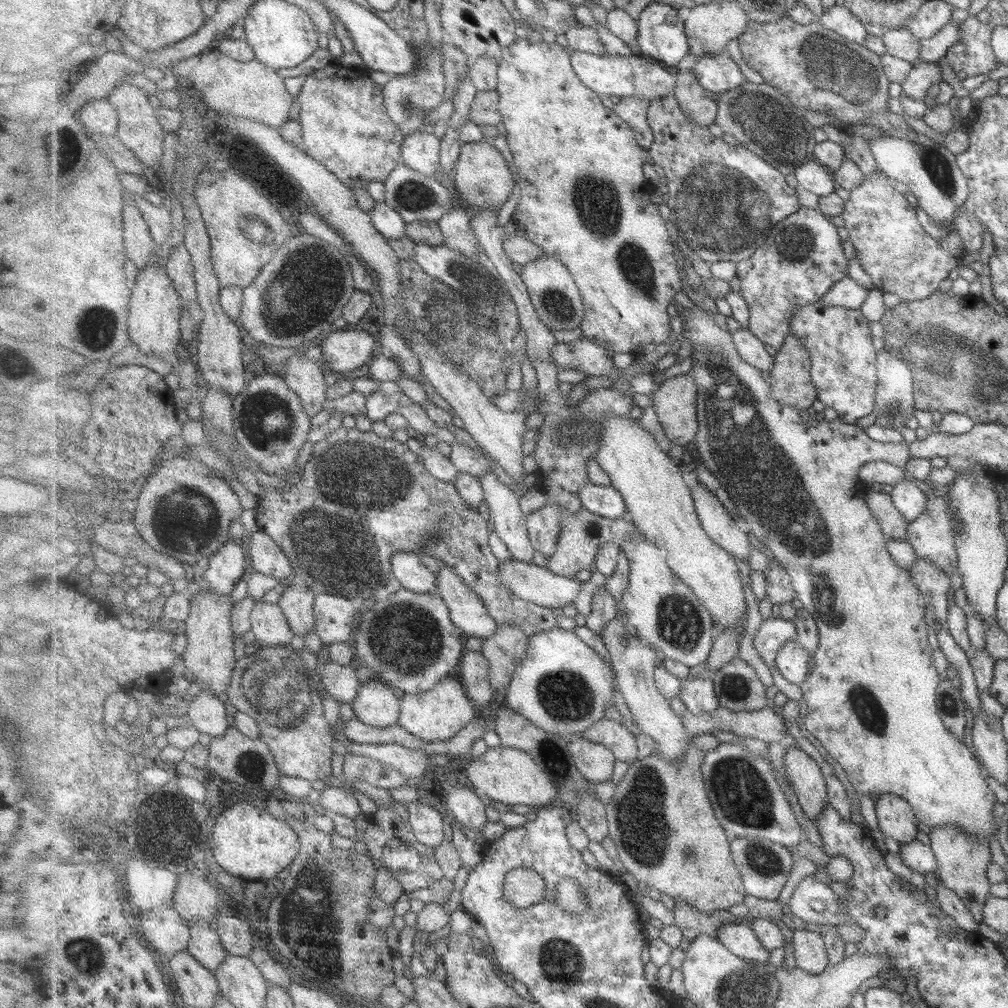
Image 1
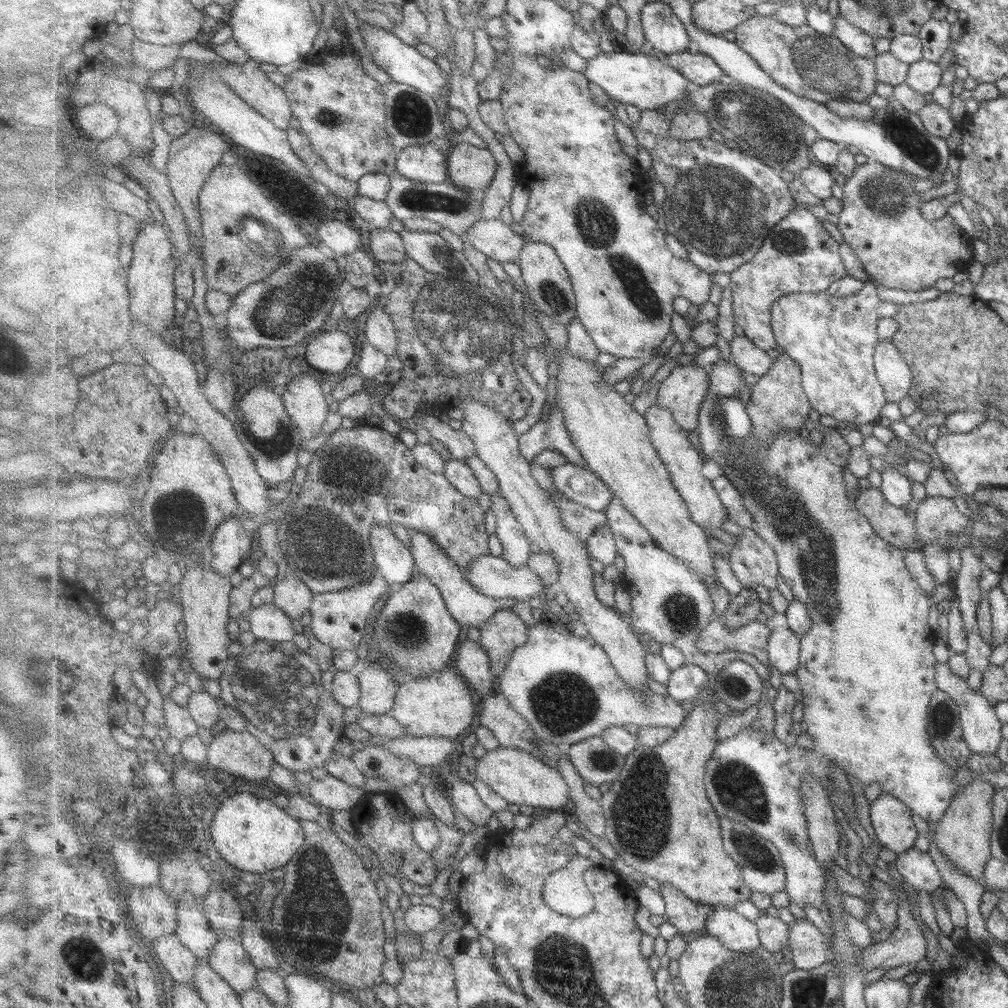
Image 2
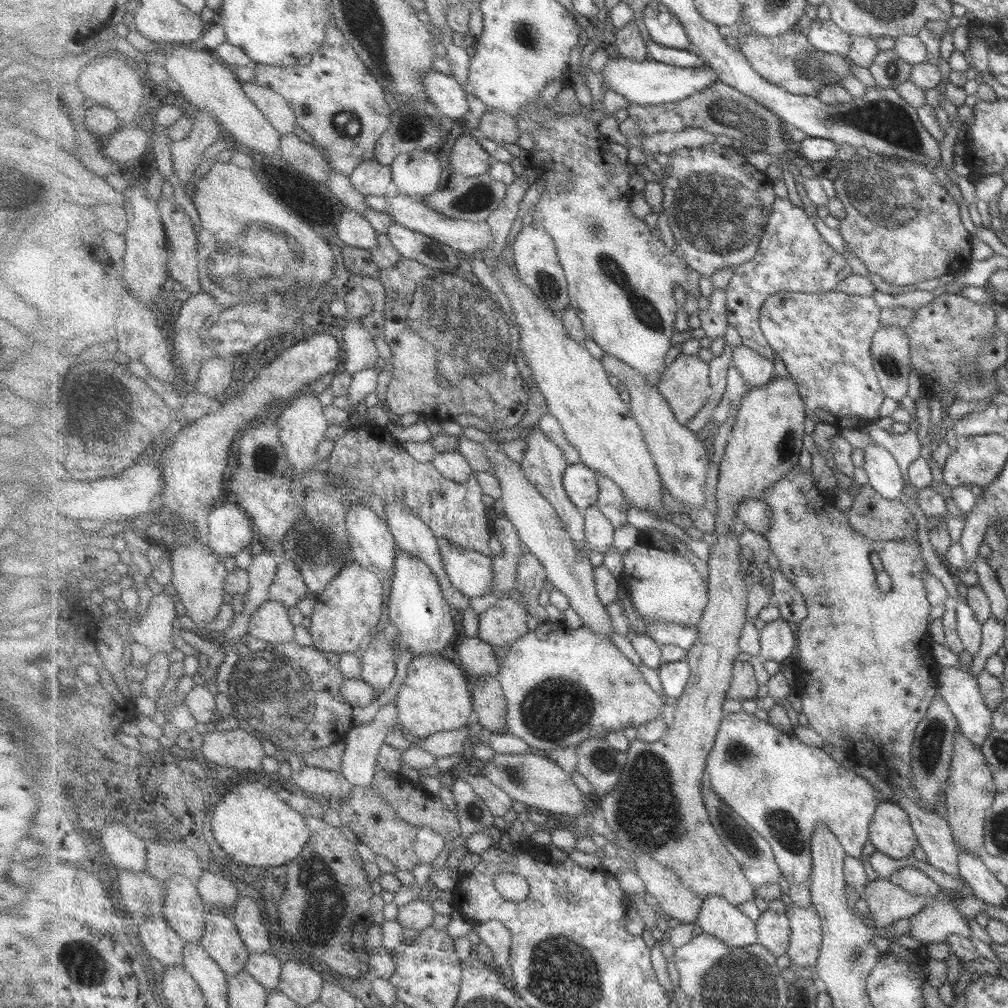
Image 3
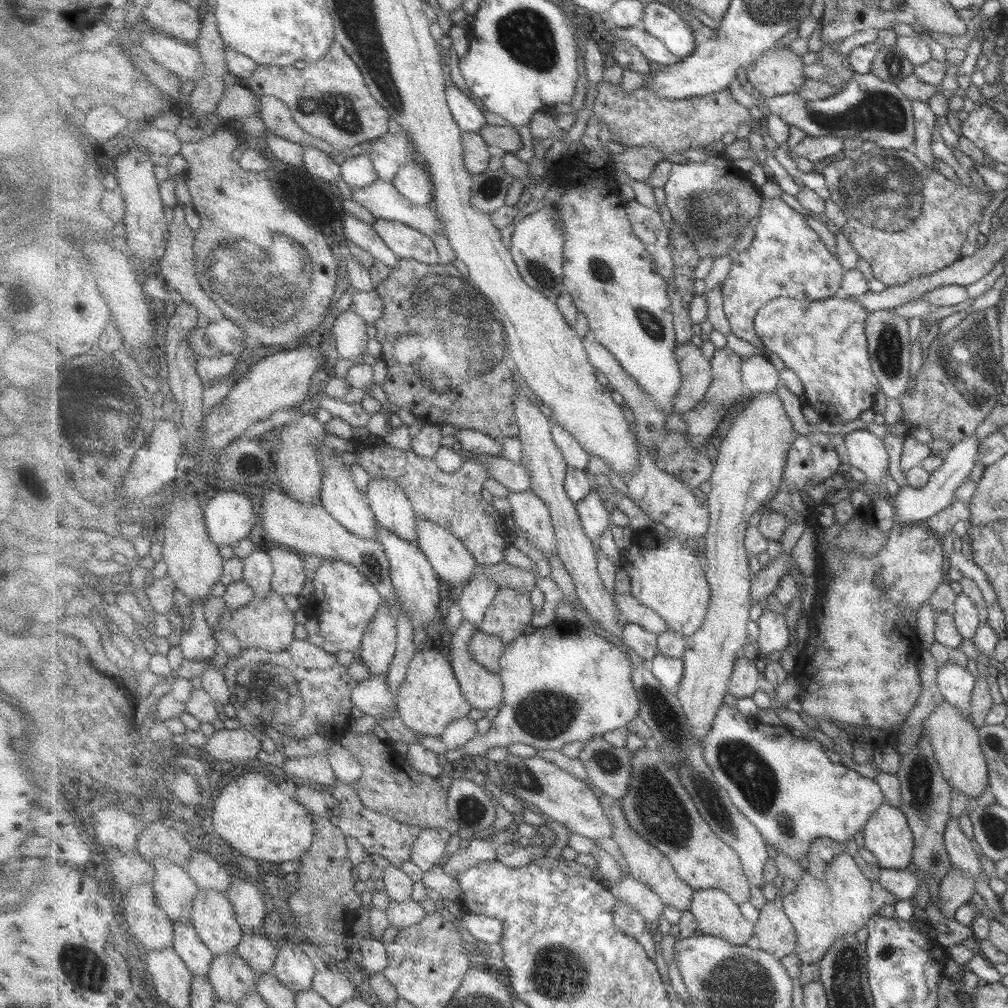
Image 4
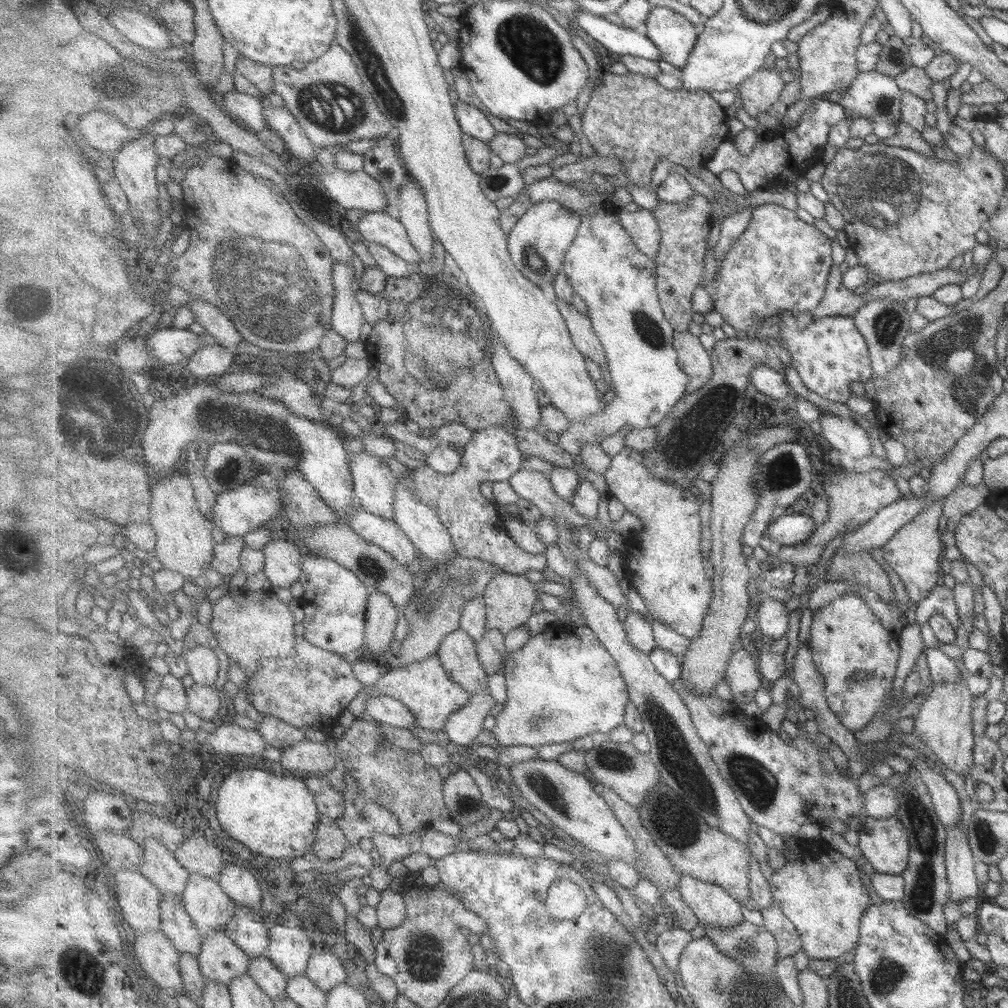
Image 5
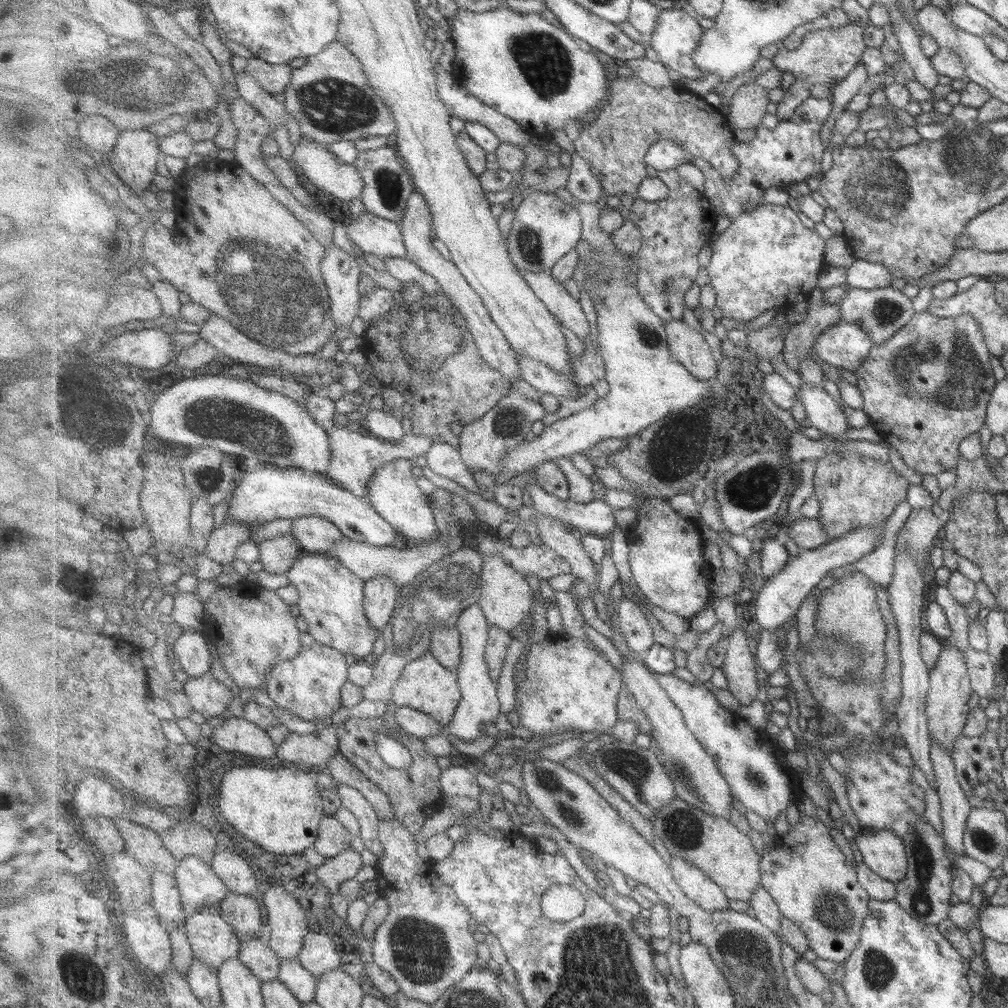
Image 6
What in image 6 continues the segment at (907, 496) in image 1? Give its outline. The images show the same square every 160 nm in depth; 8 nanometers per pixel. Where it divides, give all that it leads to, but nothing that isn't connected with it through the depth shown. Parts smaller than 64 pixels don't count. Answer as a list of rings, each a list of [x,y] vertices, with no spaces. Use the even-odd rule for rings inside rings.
[[[800,380],[799,401],[802,402],[806,416],[813,426],[827,437],[841,438],[849,432],[849,420],[841,406],[831,398],[825,388],[809,385]]]

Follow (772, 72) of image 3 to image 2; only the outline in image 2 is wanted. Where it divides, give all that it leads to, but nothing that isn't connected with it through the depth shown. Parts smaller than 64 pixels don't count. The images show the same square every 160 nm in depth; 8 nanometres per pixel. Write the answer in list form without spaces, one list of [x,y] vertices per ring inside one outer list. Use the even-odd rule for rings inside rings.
[[[753,15],[749,20],[740,24],[735,30],[736,41],[766,69],[768,73],[783,88],[794,92],[797,96],[827,103],[831,100],[849,100],[851,102],[867,102],[869,96],[877,90],[878,73],[874,59],[863,58],[855,54],[842,43],[834,34],[818,33],[807,23],[794,27],[777,20],[775,16]]]

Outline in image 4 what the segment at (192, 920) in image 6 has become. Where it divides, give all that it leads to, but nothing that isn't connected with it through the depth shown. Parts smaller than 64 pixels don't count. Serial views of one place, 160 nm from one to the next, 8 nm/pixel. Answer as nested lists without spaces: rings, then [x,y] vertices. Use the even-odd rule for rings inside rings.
[[[237,951],[215,956],[208,978],[216,990],[218,1000],[238,1006],[246,994],[258,992],[258,975]]]

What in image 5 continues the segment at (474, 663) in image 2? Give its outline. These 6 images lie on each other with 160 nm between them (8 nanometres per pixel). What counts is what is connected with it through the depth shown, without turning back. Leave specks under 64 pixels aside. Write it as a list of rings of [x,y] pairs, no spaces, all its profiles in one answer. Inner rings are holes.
[[[488,629],[481,640],[476,642],[478,657],[488,675],[497,674],[504,664],[507,647],[506,635],[499,630]]]

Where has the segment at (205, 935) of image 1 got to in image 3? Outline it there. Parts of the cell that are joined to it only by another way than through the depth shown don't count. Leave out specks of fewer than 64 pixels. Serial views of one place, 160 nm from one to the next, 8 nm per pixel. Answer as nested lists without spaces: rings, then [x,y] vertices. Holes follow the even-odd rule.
[[[177,874],[168,880],[166,887],[163,915],[167,922],[184,941],[202,944],[207,910],[195,882]]]

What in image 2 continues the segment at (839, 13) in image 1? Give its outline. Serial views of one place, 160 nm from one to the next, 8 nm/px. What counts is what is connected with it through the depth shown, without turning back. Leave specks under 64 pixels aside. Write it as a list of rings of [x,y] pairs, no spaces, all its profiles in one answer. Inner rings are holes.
[[[839,14],[834,20],[834,35],[842,41],[848,49],[863,58],[874,59],[878,54],[875,52],[875,37],[856,27],[843,15]]]

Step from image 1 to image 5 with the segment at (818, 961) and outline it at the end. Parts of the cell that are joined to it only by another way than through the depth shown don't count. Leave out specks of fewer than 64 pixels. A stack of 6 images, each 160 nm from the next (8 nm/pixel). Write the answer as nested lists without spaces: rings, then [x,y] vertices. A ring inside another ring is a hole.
[[[816,842],[801,844],[803,854],[799,854],[797,864],[787,863],[779,870],[773,872],[770,878],[771,890],[774,895],[774,902],[777,903],[785,916],[797,928],[802,939],[802,950],[805,951],[812,960],[824,960],[833,962],[850,950],[857,948],[860,940],[860,927],[862,918],[867,909],[871,906],[871,896],[861,880],[861,874],[857,869],[857,864],[843,854],[839,854],[828,846],[825,850],[823,846]]]

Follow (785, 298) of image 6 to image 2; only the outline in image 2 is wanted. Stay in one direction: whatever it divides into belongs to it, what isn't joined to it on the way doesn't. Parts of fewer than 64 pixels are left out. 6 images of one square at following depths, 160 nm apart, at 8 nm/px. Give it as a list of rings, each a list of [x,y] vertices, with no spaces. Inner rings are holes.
[[[797,206],[786,216],[779,224],[776,224],[772,231],[765,238],[762,247],[757,254],[745,264],[742,264],[737,270],[733,271],[726,278],[729,286],[733,289],[733,316],[735,316],[736,325],[743,329],[744,335],[762,350],[777,350],[778,341],[775,340],[771,328],[771,308],[782,296],[803,293],[825,292],[836,280],[845,279],[847,272],[841,262],[841,252],[839,252],[841,243],[836,242],[835,238],[825,230],[821,219],[817,218],[809,207]]]

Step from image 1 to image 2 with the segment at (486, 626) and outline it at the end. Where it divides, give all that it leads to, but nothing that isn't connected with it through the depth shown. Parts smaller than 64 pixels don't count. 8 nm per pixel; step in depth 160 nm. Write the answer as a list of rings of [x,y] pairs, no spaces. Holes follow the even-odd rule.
[[[411,530],[409,537],[411,544],[409,548],[415,559],[416,570],[425,573],[438,585],[451,616],[454,616],[460,625],[480,628],[489,619],[493,618],[497,611],[511,608],[511,606],[517,604],[514,599],[497,600],[479,592],[477,587],[465,576],[462,568],[459,568],[459,565],[446,553],[446,549],[433,537],[427,536],[427,533]]]

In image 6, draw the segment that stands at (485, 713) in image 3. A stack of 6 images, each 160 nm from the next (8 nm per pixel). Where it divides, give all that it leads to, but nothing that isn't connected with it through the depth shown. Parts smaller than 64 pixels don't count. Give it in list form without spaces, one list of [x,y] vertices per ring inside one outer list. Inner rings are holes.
[[[436,627],[432,631],[430,651],[447,668],[457,671],[462,657],[462,634],[456,627]]]

